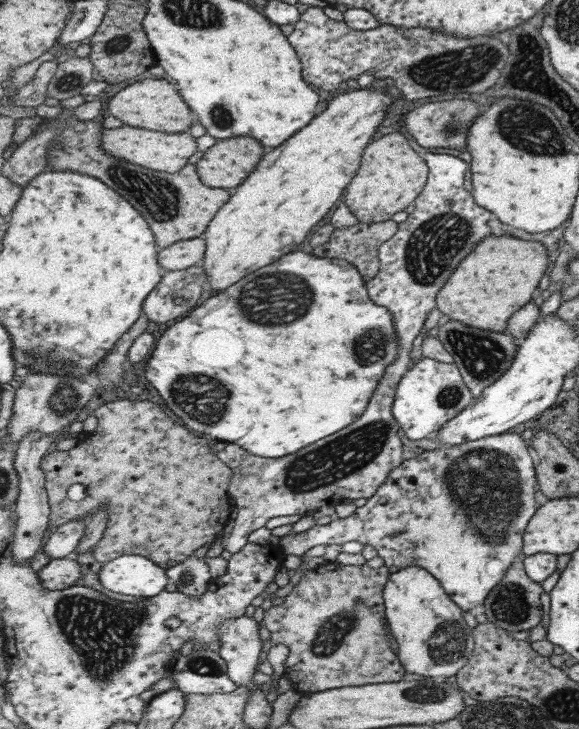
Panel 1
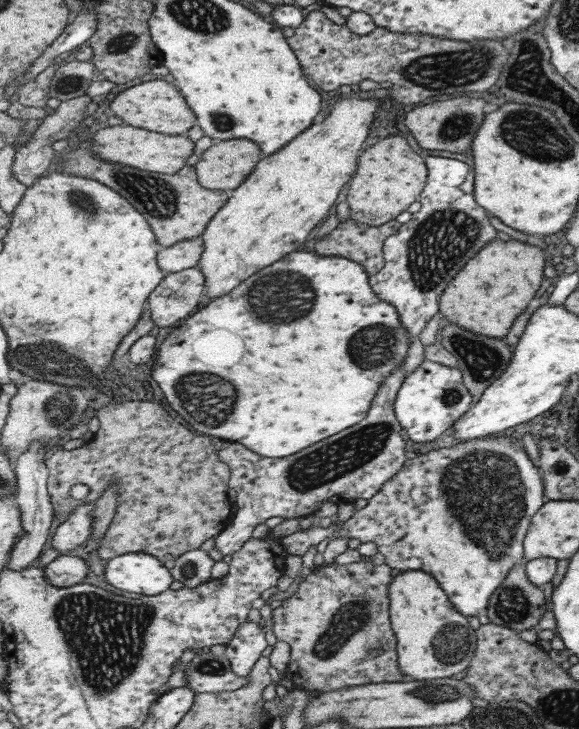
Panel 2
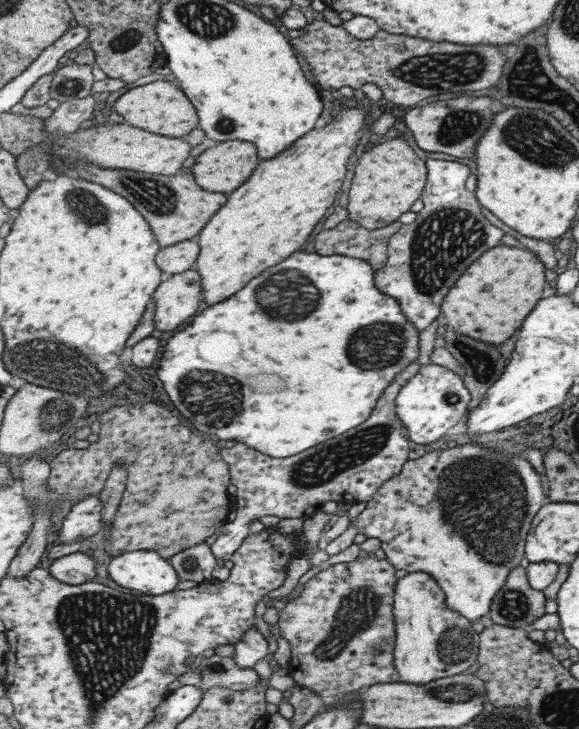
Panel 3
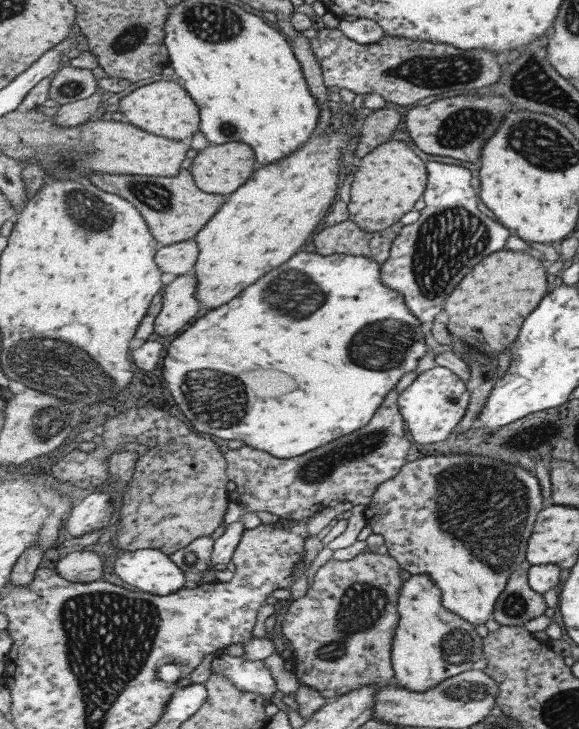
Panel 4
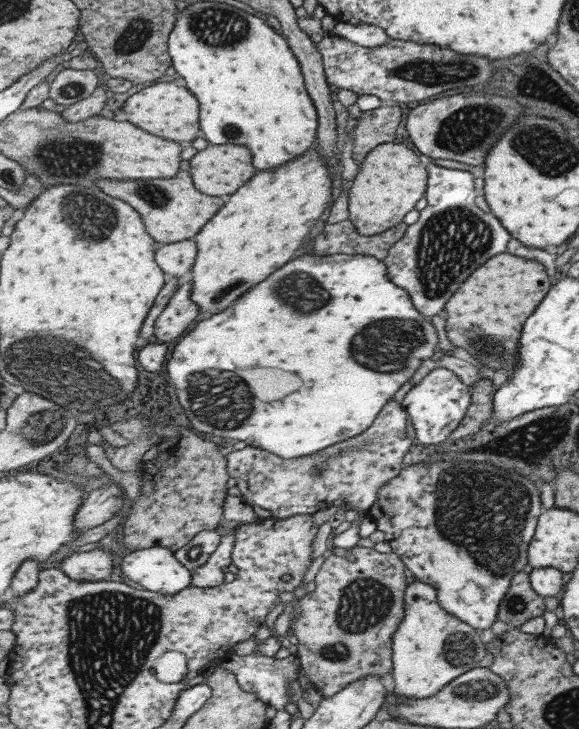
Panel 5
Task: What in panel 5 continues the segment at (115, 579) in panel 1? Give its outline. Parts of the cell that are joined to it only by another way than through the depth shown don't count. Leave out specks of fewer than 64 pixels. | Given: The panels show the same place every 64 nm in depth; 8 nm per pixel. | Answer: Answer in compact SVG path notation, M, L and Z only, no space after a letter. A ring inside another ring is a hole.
M157 546L122 558L120 570L144 589L161 594L177 594L193 586L193 574L171 548Z

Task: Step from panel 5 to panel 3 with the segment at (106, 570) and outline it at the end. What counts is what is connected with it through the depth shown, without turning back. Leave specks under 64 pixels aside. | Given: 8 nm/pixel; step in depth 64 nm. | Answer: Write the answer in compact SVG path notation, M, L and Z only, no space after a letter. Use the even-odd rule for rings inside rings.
M79 551L53 560L48 568L57 580L65 584L83 584L97 576L95 558Z

